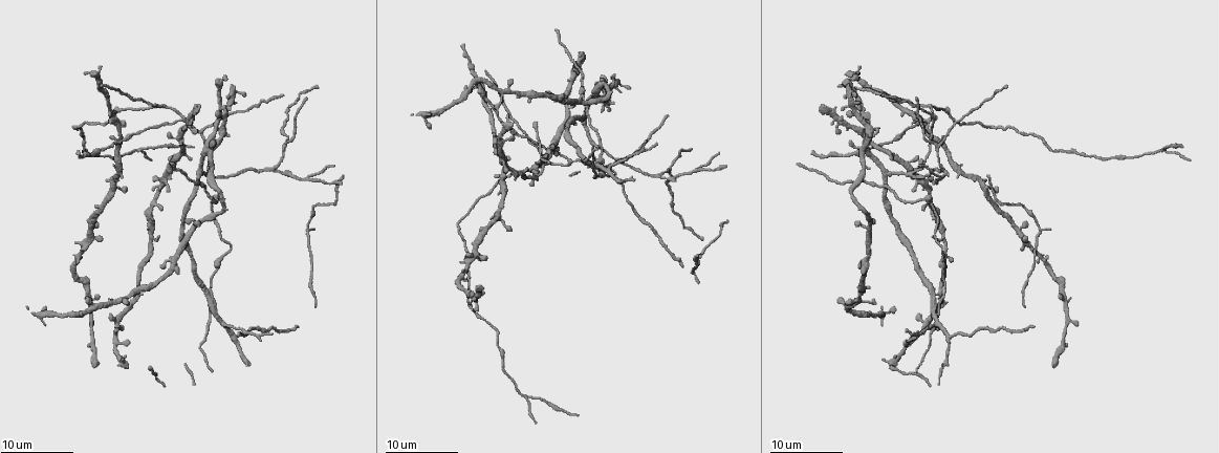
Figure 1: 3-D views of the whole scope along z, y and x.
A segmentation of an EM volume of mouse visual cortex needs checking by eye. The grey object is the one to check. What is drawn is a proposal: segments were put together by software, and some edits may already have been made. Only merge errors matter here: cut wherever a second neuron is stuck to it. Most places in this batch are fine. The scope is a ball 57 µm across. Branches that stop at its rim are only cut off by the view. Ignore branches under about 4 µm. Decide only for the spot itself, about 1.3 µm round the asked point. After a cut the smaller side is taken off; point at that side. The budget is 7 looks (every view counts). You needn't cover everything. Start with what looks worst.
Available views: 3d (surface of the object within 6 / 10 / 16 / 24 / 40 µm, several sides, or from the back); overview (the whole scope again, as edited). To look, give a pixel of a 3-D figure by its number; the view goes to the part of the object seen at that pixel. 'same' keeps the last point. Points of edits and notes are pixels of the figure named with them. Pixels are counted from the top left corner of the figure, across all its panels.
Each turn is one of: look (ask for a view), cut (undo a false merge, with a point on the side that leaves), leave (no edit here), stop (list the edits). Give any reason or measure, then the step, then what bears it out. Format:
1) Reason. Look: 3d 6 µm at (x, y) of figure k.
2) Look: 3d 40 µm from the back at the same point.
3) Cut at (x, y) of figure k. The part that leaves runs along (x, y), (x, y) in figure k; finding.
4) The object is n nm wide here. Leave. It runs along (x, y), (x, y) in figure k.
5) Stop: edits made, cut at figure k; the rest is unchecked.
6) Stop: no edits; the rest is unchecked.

Three arms meet. Look: 3d 6 µm at (657, 174) of figure 1.

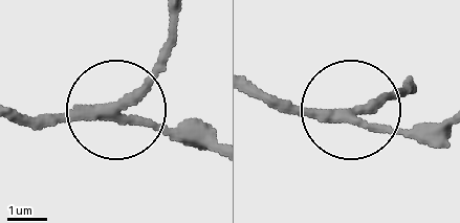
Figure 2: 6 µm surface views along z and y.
Look: 3d 6 µm from the back at (123, 111) of figure 2.

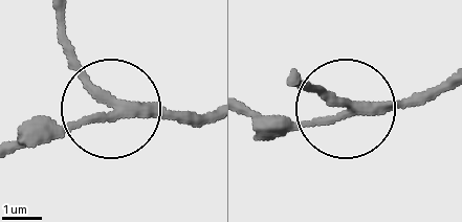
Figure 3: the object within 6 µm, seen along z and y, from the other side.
Leave. It runs along (206, 109), (116, 109), (19, 126) in figure 3; all the same neuron.

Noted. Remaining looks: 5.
Thin arm on a thick one. Look: 3d 16 µm at (936, 305) of figure 1.

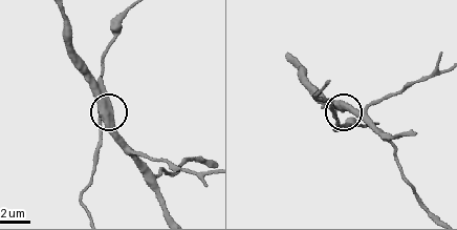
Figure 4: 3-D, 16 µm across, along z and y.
From behind. Look: 3d 16 µm from the back at (340, 107) of figure 4.

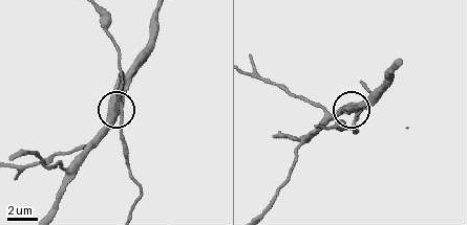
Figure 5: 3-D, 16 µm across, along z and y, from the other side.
The object is 460 nm wide here. Leave. One neuron here.

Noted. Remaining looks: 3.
Look: 3d 10 µm at (950, 337) of figure 1.

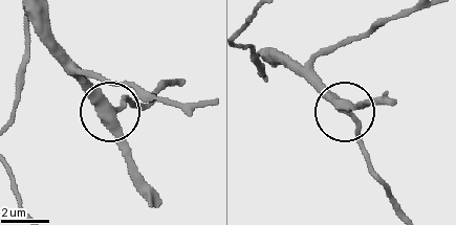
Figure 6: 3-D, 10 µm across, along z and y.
Look: 3d 6 µm at (115, 114) of figure 6.

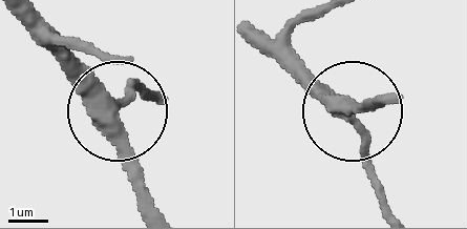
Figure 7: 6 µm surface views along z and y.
Leave. It runs along (20, 11), (117, 111), (120, 161), (140, 211) in figure 7; continuous, no second neuron.

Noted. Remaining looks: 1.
Stop: no edits; the rest is unchecked.

